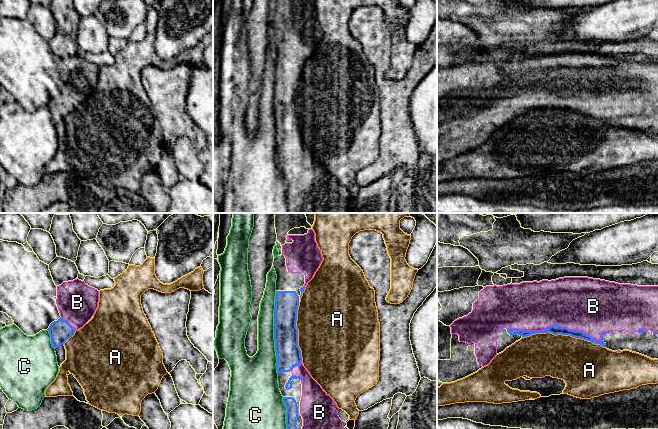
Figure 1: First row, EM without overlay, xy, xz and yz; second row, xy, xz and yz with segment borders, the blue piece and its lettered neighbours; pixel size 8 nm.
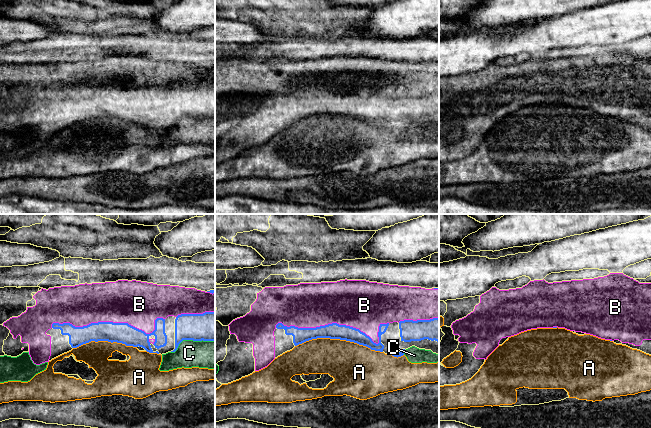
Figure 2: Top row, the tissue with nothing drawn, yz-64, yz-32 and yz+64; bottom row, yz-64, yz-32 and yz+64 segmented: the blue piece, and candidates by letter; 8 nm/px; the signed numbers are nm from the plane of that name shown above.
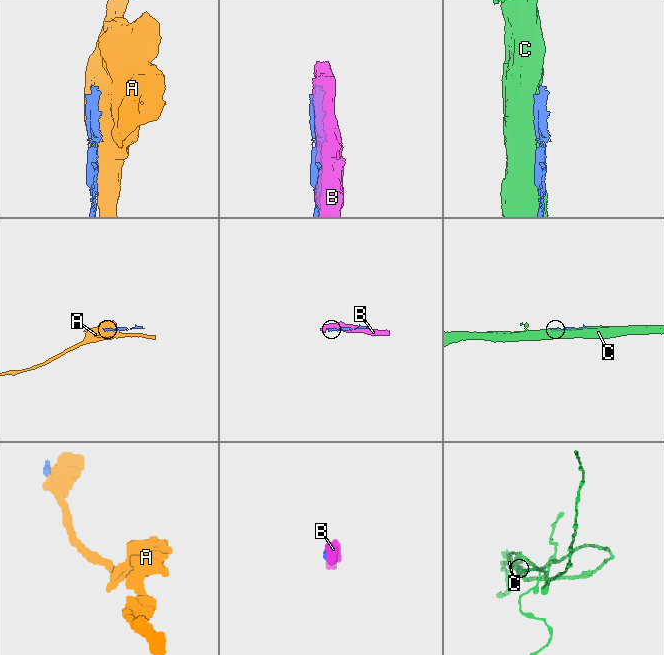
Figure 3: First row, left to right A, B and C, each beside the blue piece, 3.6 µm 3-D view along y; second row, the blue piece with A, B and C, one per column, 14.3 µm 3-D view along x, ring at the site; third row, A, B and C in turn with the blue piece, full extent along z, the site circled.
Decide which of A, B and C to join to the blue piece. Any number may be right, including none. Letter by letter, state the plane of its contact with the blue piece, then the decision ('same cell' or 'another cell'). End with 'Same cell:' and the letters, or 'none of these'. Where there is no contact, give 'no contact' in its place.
A: yz | another cell
B: yz | same cell
C: xz | another cell
Same cell: B

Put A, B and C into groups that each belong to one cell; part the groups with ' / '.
A / B / C

